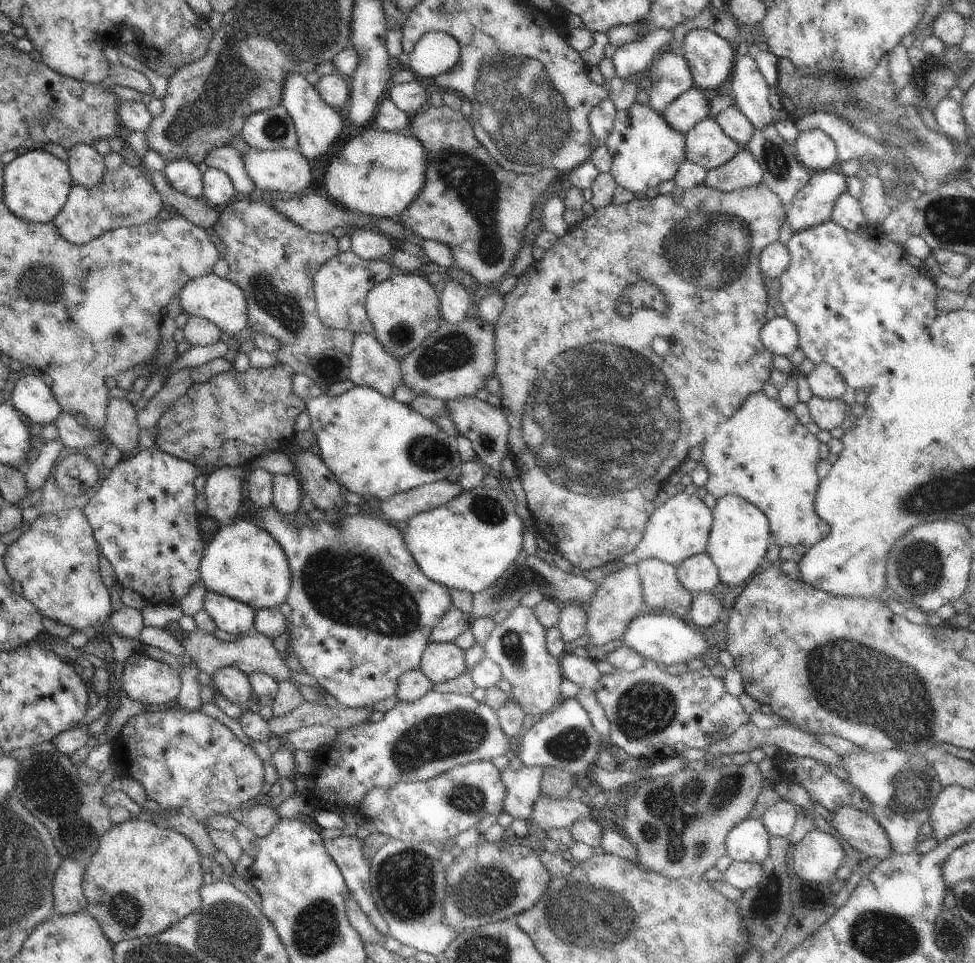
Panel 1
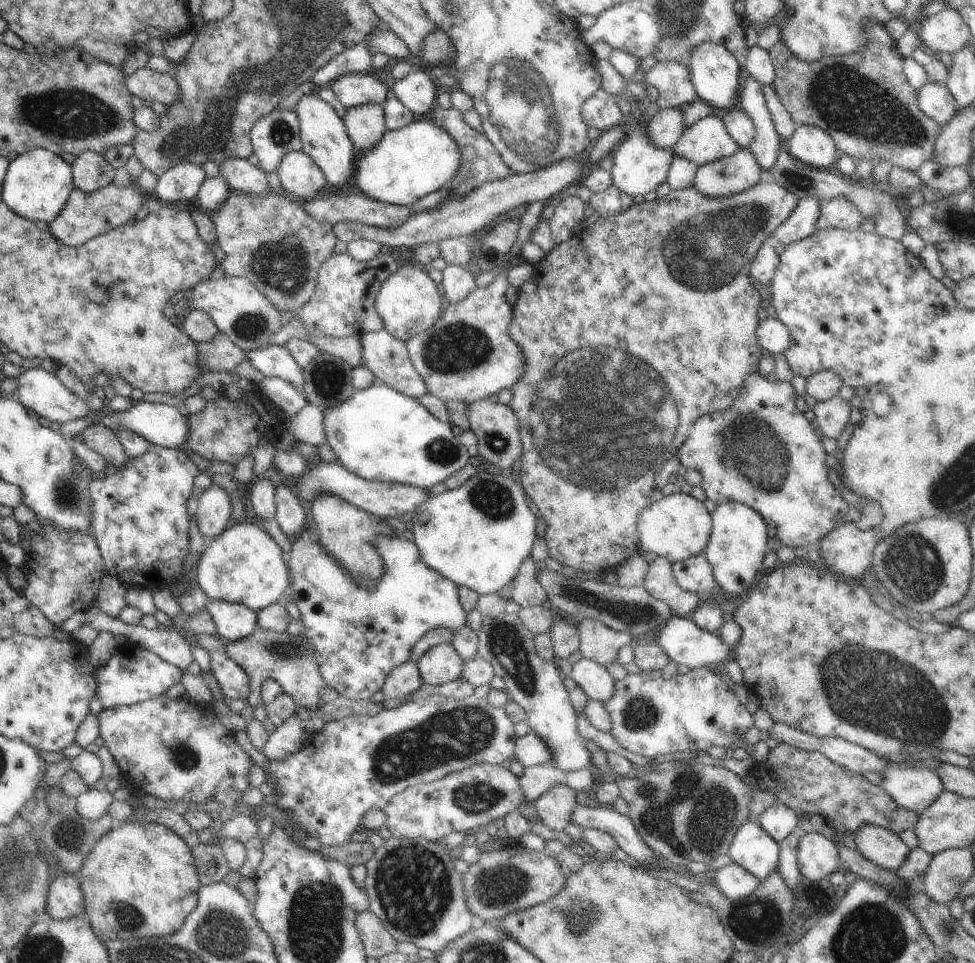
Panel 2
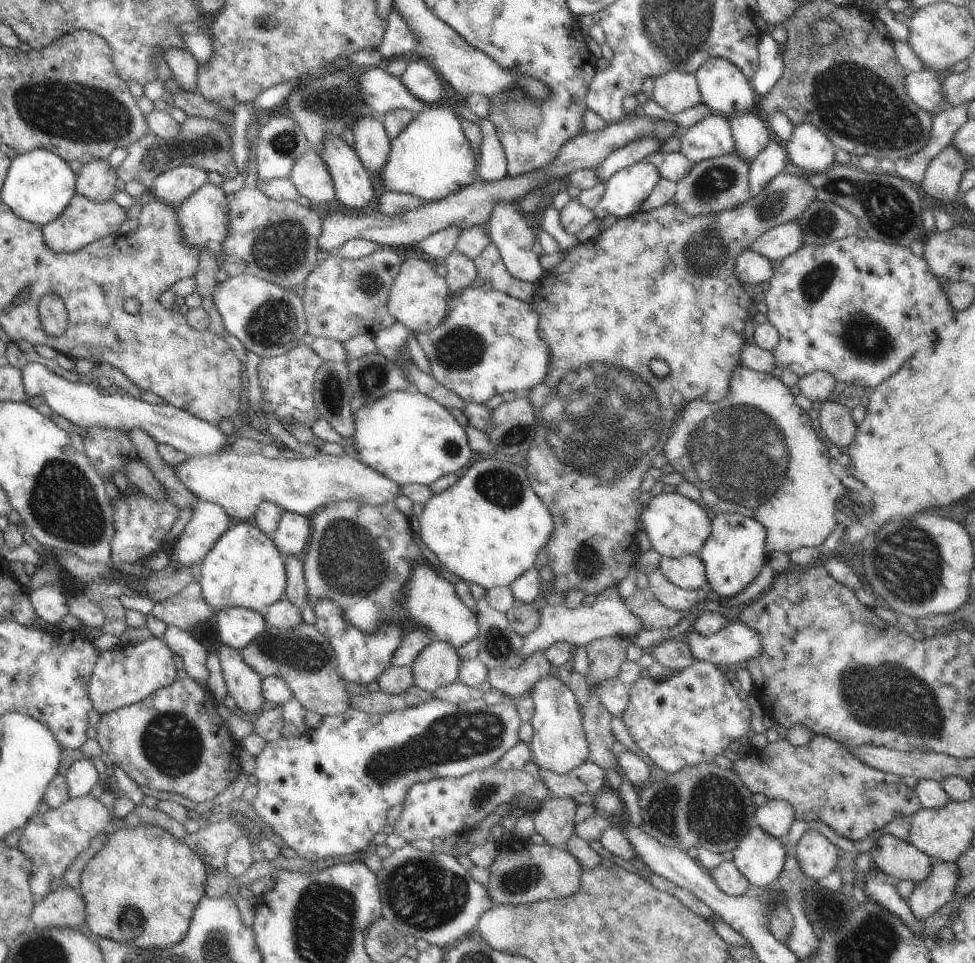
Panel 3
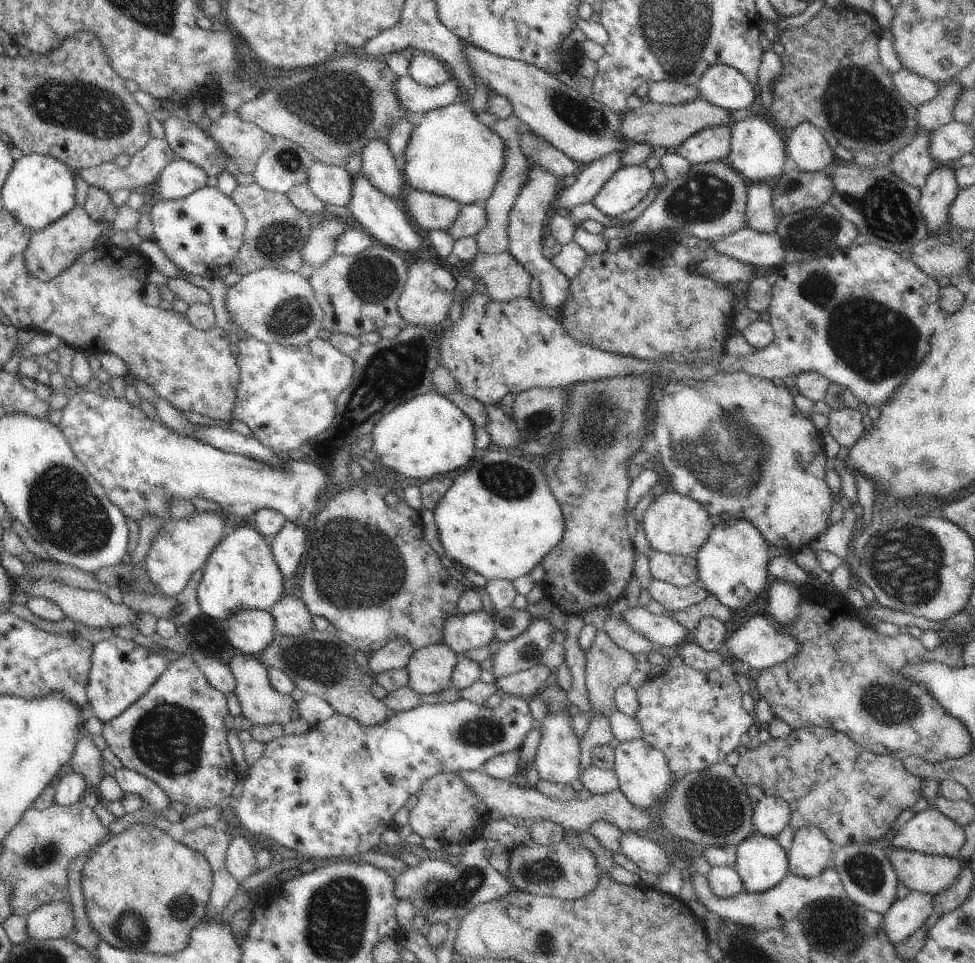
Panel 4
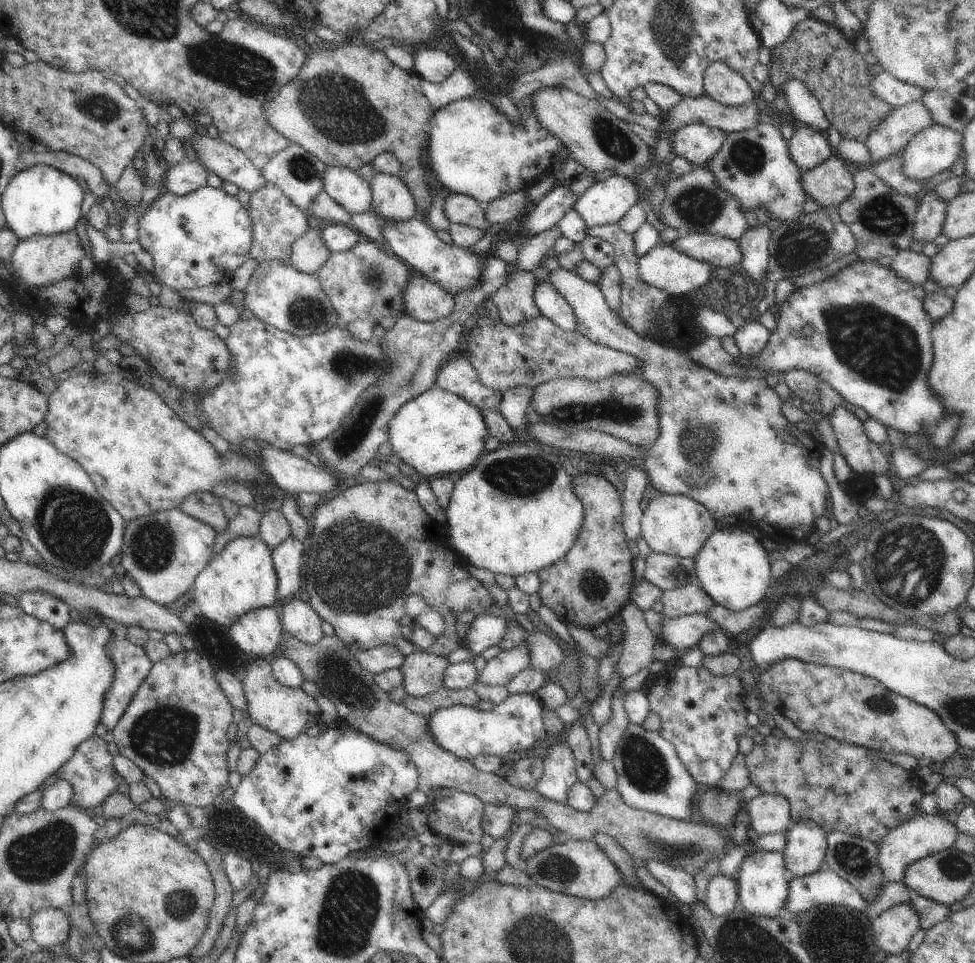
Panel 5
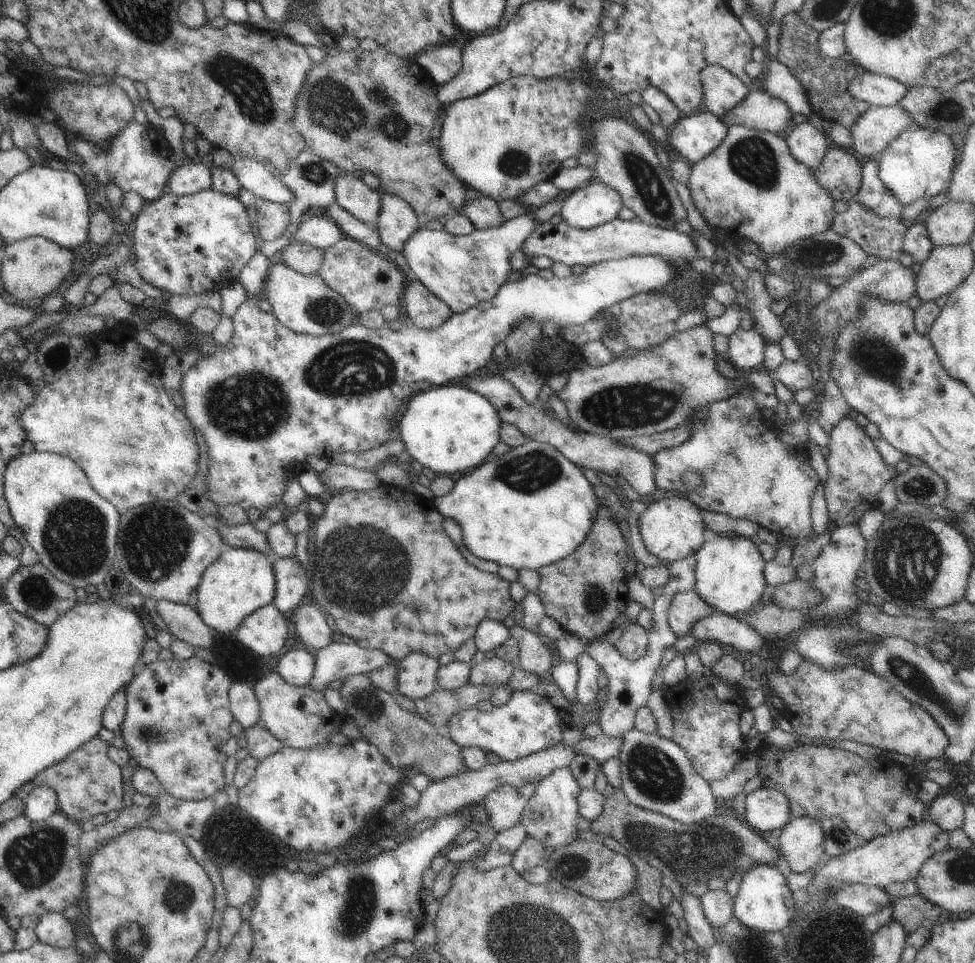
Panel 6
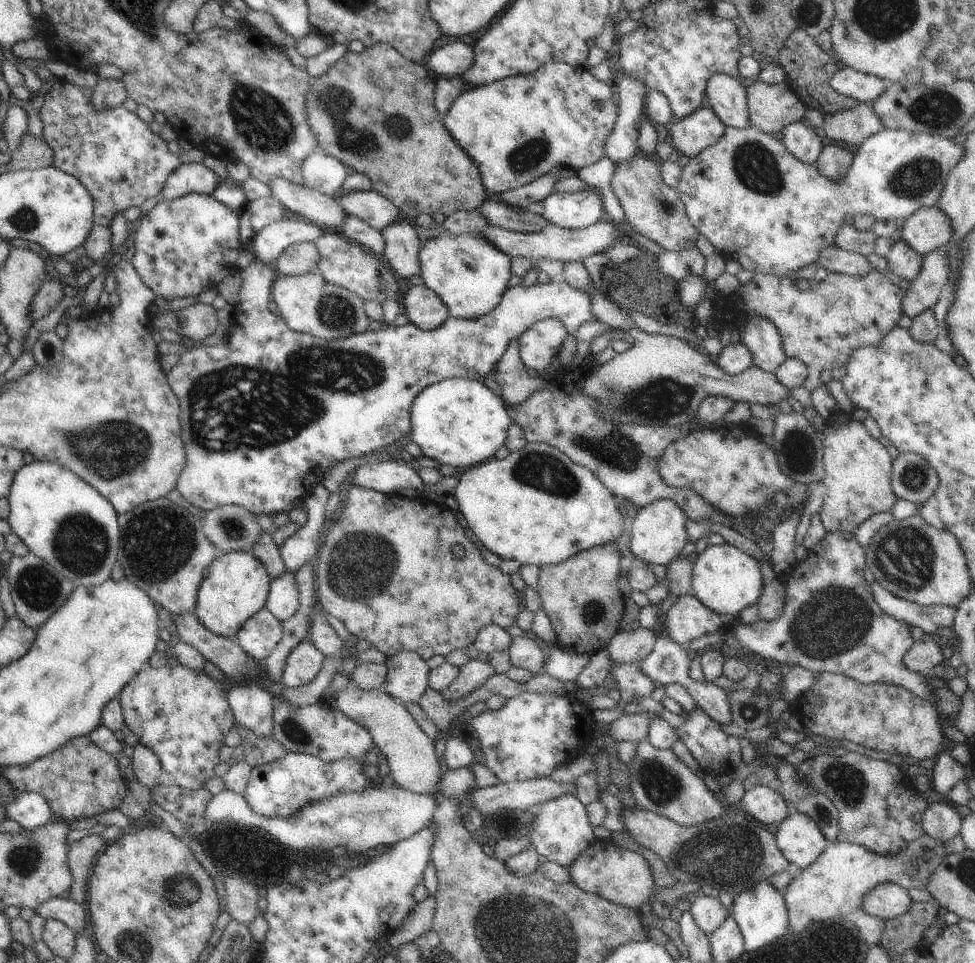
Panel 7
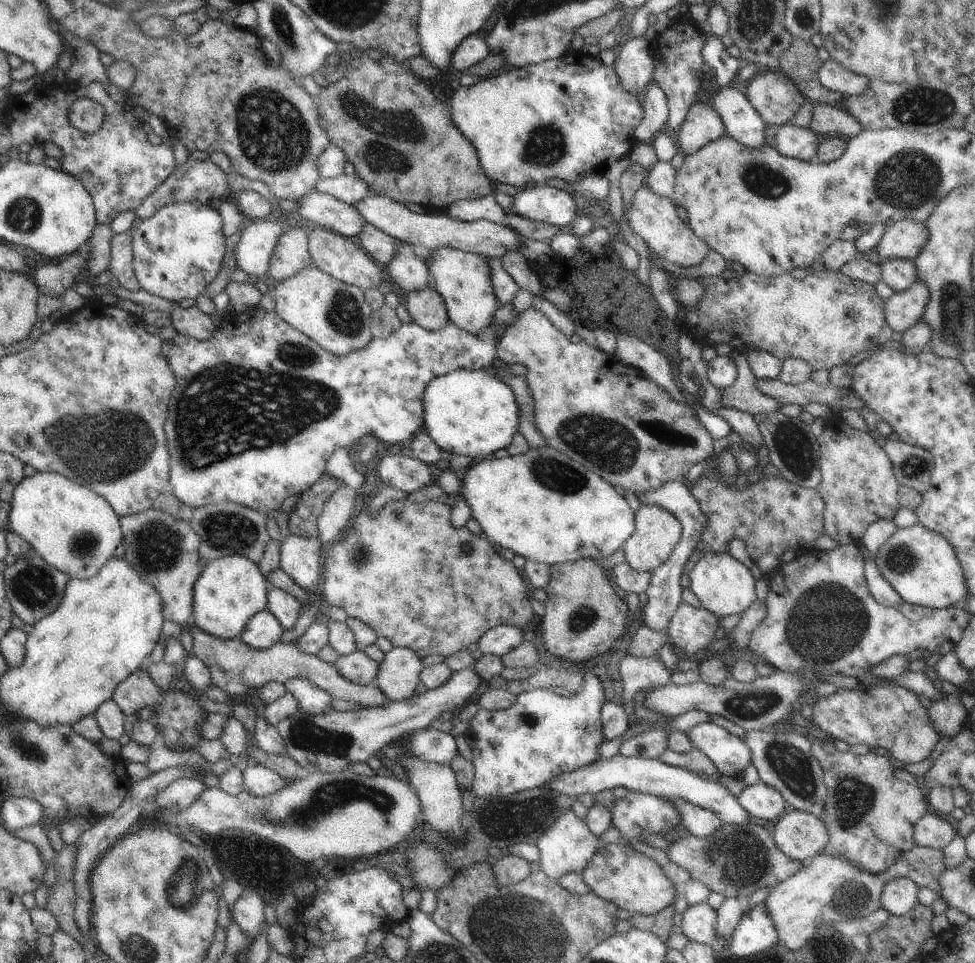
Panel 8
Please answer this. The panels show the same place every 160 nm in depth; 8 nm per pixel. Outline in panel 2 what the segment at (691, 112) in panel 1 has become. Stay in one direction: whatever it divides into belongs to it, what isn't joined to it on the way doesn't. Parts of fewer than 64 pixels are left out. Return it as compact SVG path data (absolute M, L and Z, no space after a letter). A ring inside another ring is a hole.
M684 108L660 109L654 116L647 118L649 137L655 147L673 147L684 132Z

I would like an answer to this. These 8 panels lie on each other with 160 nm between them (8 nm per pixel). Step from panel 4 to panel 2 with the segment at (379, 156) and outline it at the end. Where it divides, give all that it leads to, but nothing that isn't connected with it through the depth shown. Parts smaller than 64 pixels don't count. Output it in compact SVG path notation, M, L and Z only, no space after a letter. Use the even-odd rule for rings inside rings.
M380 103L353 106L347 109L343 121L359 155L374 150L387 131L384 109Z

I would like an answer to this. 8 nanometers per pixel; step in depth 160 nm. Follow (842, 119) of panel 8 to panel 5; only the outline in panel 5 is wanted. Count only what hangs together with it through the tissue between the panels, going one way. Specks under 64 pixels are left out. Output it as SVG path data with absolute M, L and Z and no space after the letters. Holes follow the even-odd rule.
M922 101L893 108L881 128L873 131L865 142L873 164L900 154L919 132L934 124L933 114Z

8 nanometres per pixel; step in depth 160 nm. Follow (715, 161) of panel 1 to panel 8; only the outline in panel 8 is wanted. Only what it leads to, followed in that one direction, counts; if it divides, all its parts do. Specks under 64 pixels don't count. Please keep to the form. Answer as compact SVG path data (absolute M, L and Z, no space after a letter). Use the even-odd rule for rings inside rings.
M700 102L692 105L675 139L679 150L691 155L724 132L725 124L718 111L710 104Z

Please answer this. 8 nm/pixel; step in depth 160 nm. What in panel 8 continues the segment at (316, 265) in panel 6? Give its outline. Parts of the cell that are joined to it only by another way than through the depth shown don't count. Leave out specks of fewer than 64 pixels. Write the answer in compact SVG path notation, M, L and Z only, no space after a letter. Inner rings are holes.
M290 227L280 237L272 255L267 276L276 284L313 264L309 253L310 229Z

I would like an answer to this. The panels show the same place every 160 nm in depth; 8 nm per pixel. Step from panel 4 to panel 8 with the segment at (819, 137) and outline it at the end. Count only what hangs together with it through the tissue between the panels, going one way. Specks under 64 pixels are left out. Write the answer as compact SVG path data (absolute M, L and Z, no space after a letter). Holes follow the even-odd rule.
M790 122L779 127L775 137L775 145L781 155L803 161L815 160L820 142L812 129L805 129Z

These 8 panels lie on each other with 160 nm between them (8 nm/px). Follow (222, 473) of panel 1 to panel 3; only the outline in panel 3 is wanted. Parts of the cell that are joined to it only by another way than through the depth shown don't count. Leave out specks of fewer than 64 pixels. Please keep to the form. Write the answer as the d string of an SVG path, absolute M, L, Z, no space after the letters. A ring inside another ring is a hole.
M202 501L194 508L191 520L184 530L179 534L179 538L171 544L168 551L170 561L175 560L179 567L191 568L200 564L201 560L208 554L214 543L233 525L231 516L220 506L212 501Z

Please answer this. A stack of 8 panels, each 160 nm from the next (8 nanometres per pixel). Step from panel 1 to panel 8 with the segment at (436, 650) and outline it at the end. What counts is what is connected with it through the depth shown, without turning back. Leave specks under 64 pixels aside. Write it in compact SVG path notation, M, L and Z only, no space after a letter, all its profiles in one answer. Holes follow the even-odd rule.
M394 647L379 663L376 684L390 701L405 701L415 694L423 660L410 647Z

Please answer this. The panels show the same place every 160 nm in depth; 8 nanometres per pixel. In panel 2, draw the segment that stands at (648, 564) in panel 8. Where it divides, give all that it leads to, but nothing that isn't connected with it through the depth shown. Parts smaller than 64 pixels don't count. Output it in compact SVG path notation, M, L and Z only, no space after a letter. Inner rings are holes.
M675 493L665 496L661 500L647 506L640 513L637 528L639 532L639 543L636 553L646 555L646 558L664 557L668 559L668 562L674 564L703 552L711 533L712 517L711 513L704 507L703 502L698 501L692 495L687 495L686 493Z

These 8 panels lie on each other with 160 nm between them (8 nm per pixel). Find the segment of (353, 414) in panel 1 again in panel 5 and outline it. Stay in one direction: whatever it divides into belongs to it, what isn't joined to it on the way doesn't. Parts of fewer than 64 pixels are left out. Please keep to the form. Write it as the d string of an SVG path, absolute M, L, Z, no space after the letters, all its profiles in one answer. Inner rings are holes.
M436 384L418 398L408 401L387 424L387 440L402 462L412 466L424 478L471 469L485 454L484 442L489 435L478 407Z

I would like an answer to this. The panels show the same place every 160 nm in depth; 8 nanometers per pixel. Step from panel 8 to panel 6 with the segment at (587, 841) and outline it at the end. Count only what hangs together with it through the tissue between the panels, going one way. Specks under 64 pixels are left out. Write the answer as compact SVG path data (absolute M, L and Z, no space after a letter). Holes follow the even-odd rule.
M568 767L557 768L551 775L541 780L535 788L534 794L524 807L521 823L524 824L527 836L533 836L542 842L544 848L562 848L578 839L576 820L578 820L579 806L578 795L581 788L574 778L573 772Z

